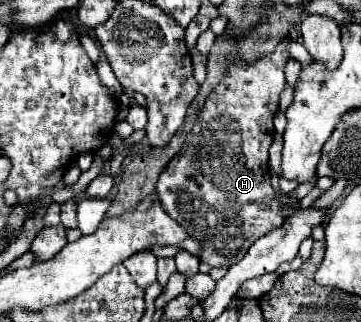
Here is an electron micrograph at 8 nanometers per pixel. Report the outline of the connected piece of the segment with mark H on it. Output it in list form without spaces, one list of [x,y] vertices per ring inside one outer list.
[[[288,39],[278,45],[278,59],[262,57],[244,67],[238,63],[228,67],[228,75],[208,95],[180,153],[160,173],[156,191],[164,209],[202,243],[200,261],[210,267],[234,265],[256,239],[286,219],[282,215],[286,205],[278,201],[268,173],[268,149],[274,137],[272,117],[286,85],[286,45]]]

